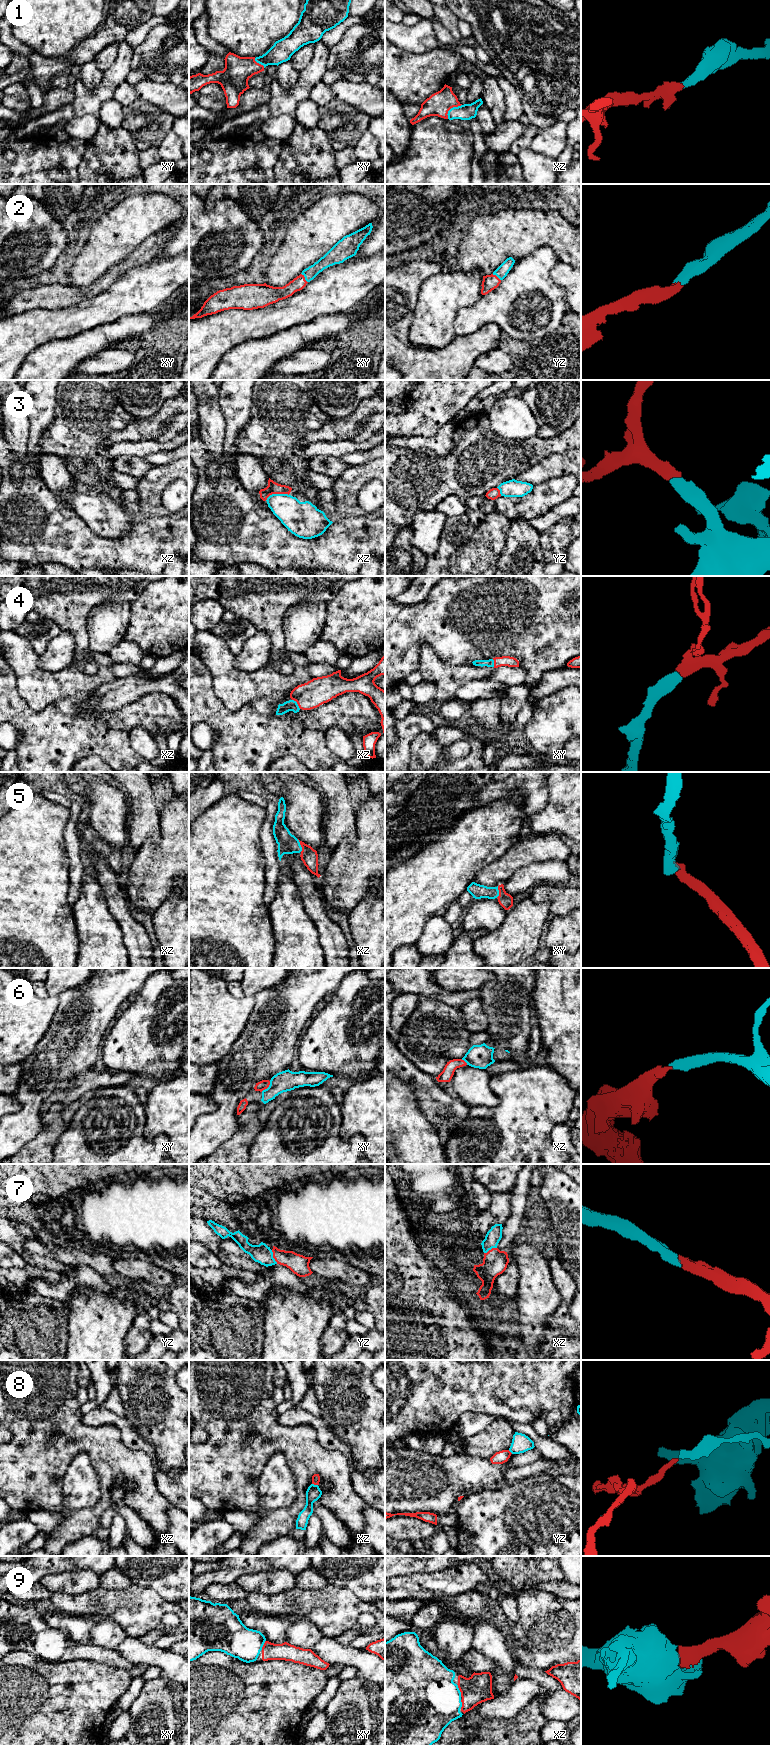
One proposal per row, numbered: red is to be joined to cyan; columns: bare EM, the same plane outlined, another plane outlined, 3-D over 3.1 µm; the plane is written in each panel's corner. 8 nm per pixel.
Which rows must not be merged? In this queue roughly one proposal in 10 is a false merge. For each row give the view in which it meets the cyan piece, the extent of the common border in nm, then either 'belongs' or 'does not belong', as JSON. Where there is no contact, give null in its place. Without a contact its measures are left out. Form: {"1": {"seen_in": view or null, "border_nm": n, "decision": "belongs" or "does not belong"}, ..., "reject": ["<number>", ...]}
{"1": {"seen_in": "xz", "border_nm": 170, "decision": "belongs"}, "2": {"seen_in": "xy", "border_nm": 90, "decision": "belongs"}, "3": {"seen_in": "xz", "border_nm": 200, "decision": "belongs"}, "4": {"seen_in": "xz", "border_nm": 100, "decision": "belongs"}, "5": {"seen_in": "xz", "border_nm": 110, "decision": "belongs"}, "6": {"seen_in": "xy", "border_nm": 120, "decision": "belongs"}, "7": {"seen_in": "yz", "border_nm": 120, "decision": "belongs"}, "8": {"seen_in": "xz", "border_nm": 50, "decision": "does not belong"}, "9": {"seen_in": "xz", "border_nm": 110, "decision": "belongs"}, "reject": ["8"]}

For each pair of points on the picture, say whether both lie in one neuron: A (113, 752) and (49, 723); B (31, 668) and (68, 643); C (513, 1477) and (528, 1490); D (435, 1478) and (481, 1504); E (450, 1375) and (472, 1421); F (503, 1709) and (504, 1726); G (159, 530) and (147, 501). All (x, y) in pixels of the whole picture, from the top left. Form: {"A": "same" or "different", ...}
{"A": "same", "B": "different", "C": "different", "D": "different", "E": "different", "F": "different", "G": "different"}

